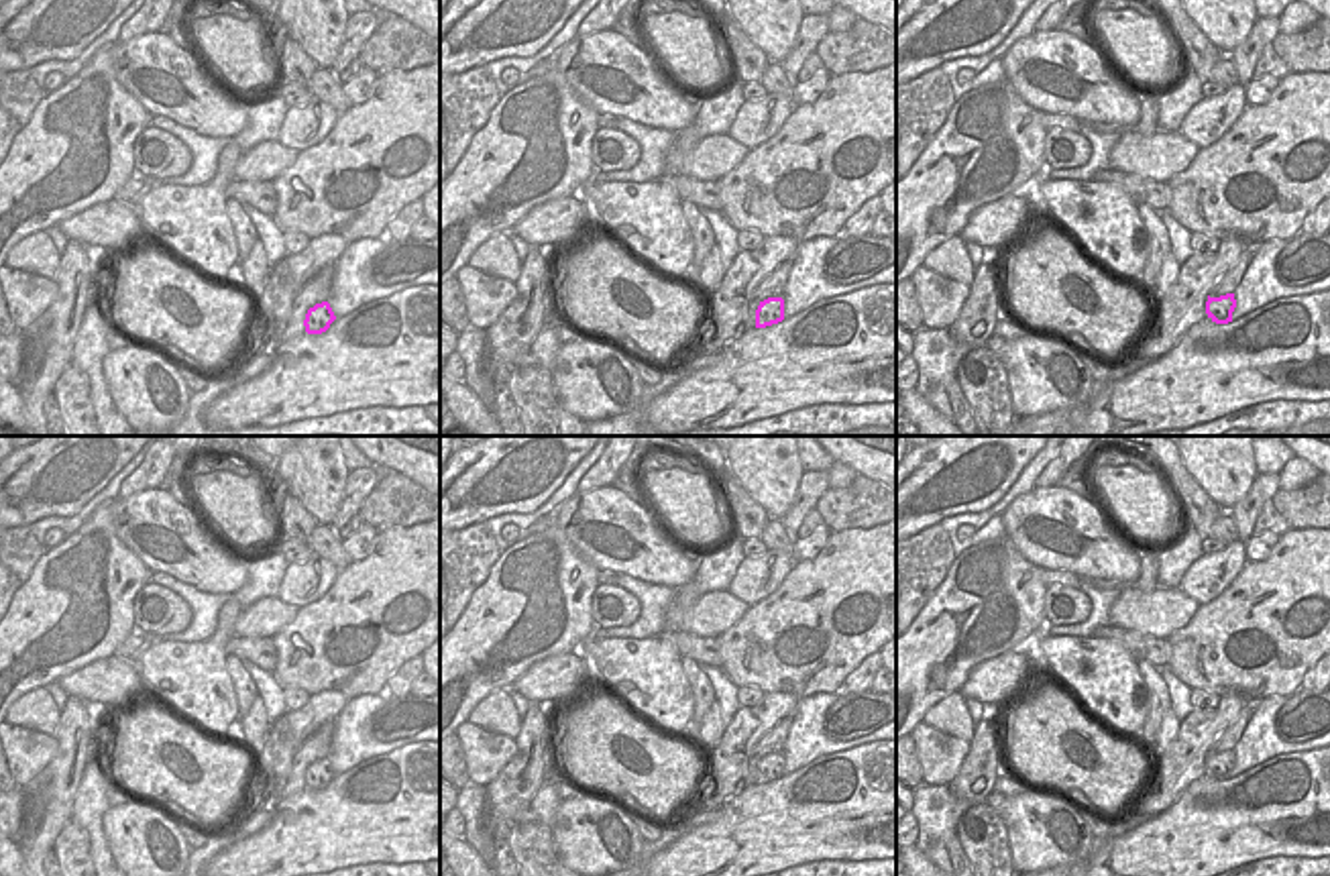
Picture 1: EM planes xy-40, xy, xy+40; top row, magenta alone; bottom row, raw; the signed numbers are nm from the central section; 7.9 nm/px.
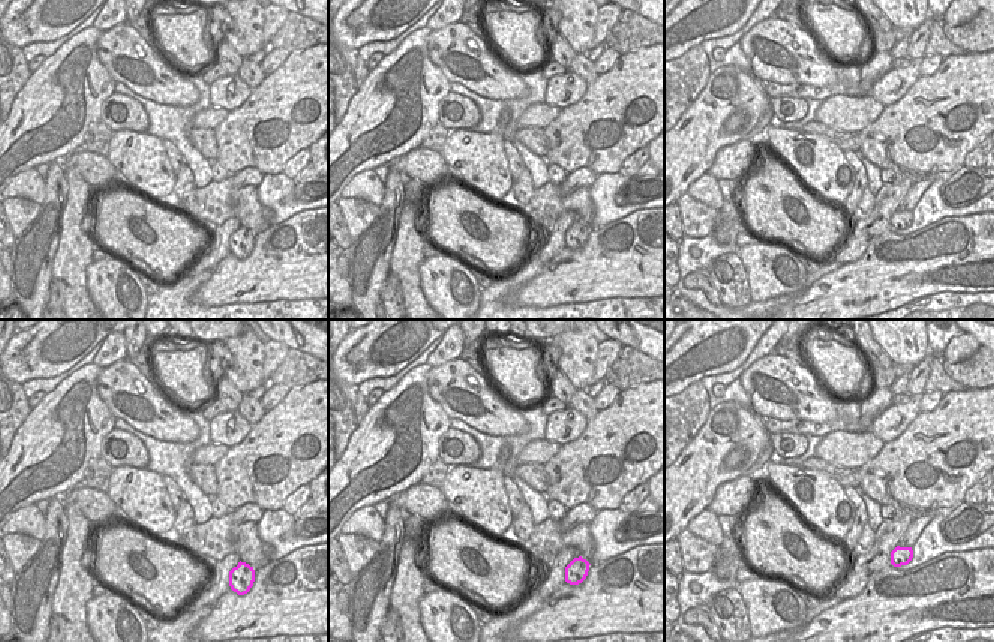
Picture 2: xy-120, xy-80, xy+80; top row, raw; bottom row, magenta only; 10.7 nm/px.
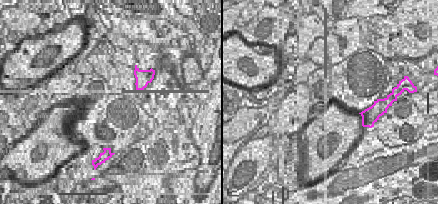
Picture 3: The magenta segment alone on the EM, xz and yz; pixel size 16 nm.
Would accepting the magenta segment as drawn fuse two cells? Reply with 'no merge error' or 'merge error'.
no merge error

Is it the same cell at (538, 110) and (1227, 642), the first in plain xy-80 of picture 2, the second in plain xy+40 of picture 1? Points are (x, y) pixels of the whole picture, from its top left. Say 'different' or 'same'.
different

